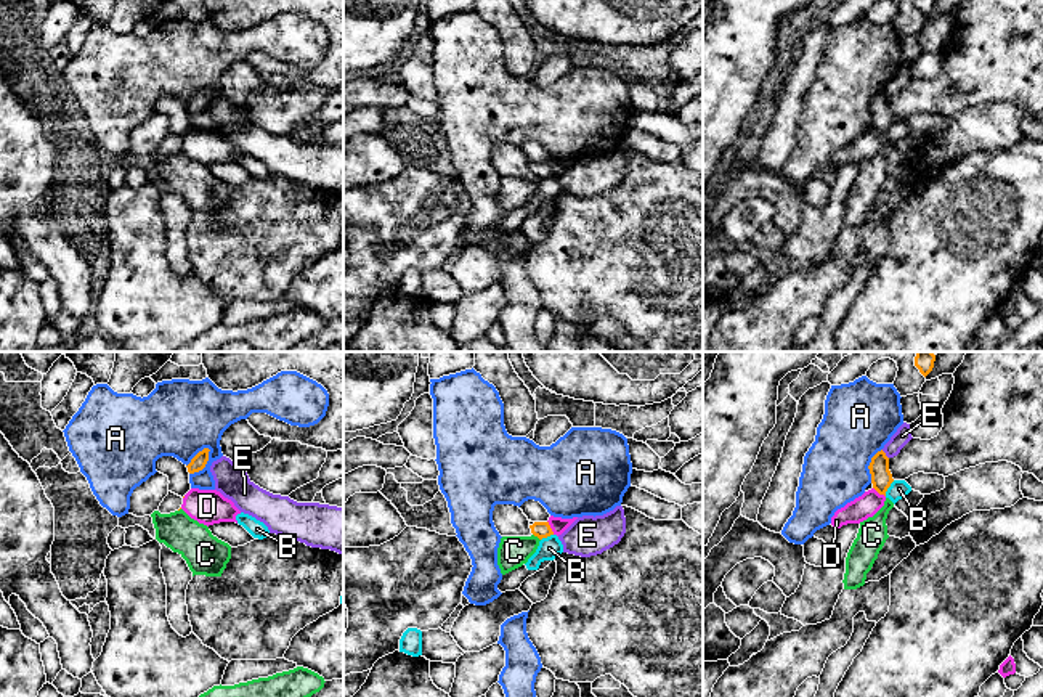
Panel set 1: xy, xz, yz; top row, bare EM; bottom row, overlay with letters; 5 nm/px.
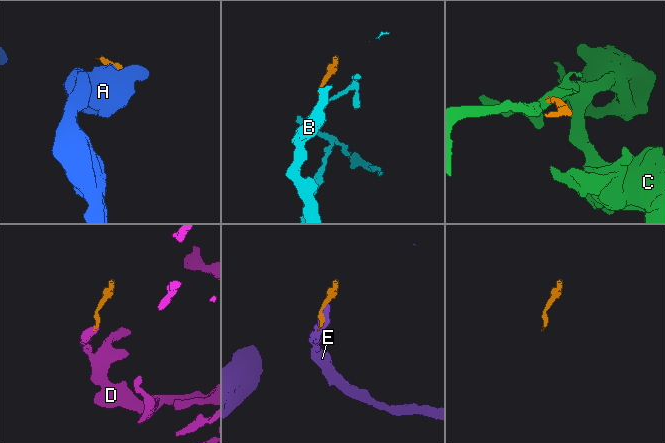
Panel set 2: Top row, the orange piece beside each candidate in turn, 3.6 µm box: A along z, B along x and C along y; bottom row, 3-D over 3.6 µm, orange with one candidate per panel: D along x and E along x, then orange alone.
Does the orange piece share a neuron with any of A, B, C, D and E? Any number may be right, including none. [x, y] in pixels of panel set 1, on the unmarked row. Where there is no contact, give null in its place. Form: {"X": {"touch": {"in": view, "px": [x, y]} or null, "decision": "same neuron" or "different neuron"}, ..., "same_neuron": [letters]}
{"A": {"touch": {"in": "xy", "px": [206, 103]}, "decision": "different neuron"}, "B": {"touch": {"in": "yz", "px": [888, 127]}, "decision": "different neuron"}, "C": {"touch": {"in": "xz", "px": [536, 175]}, "decision": "different neuron"}, "D": {"touch": {"in": "xz", "px": [549, 167]}, "decision": "different neuron"}, "E": {"touch": {"in": "yz", "px": [884, 95]}, "decision": "different neuron"}, "same_neuron": []}

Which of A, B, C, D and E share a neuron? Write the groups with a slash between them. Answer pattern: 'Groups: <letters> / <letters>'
Groups: A / B / C / D / E

